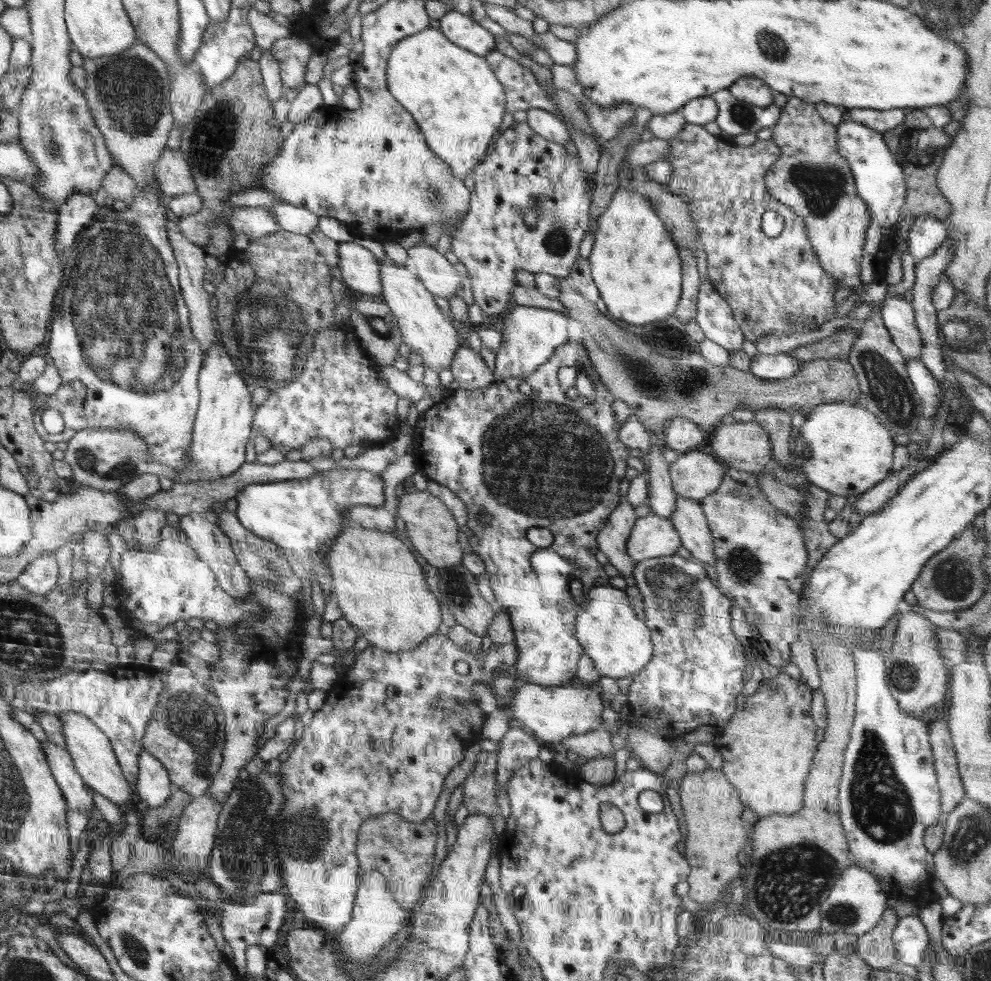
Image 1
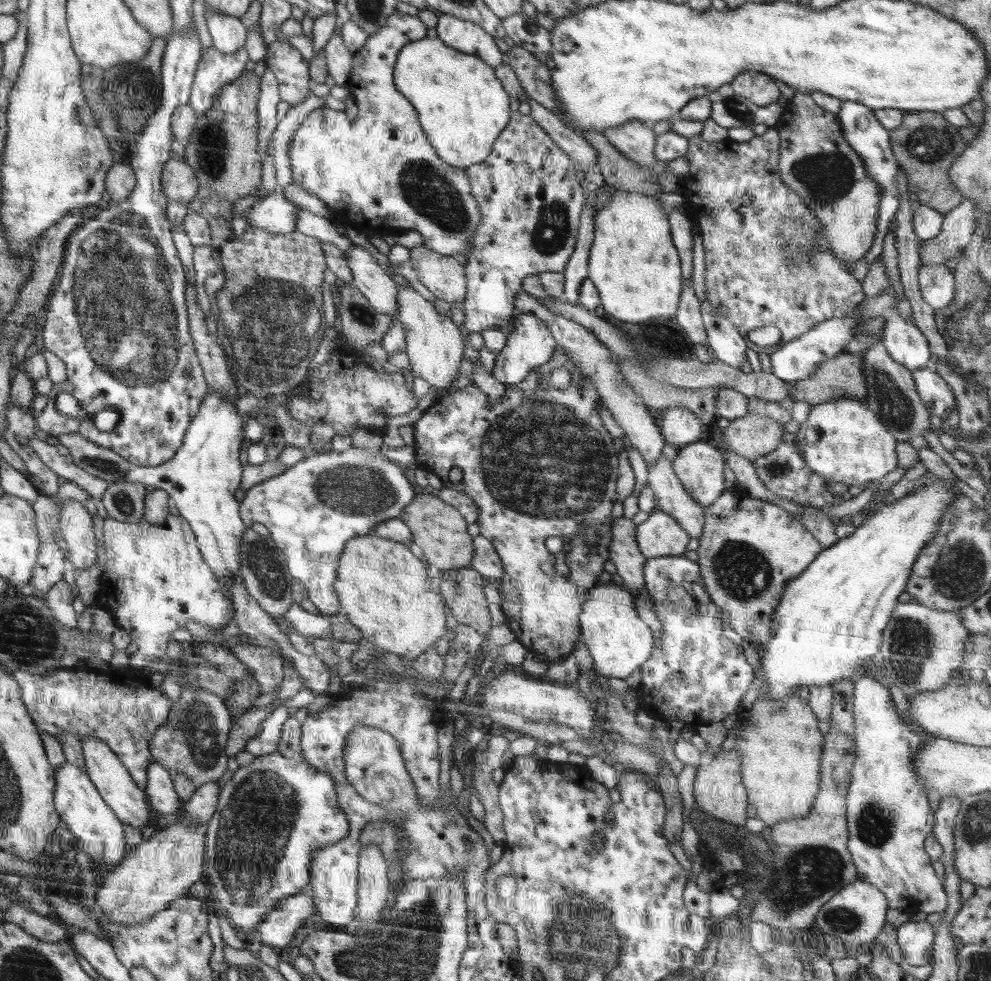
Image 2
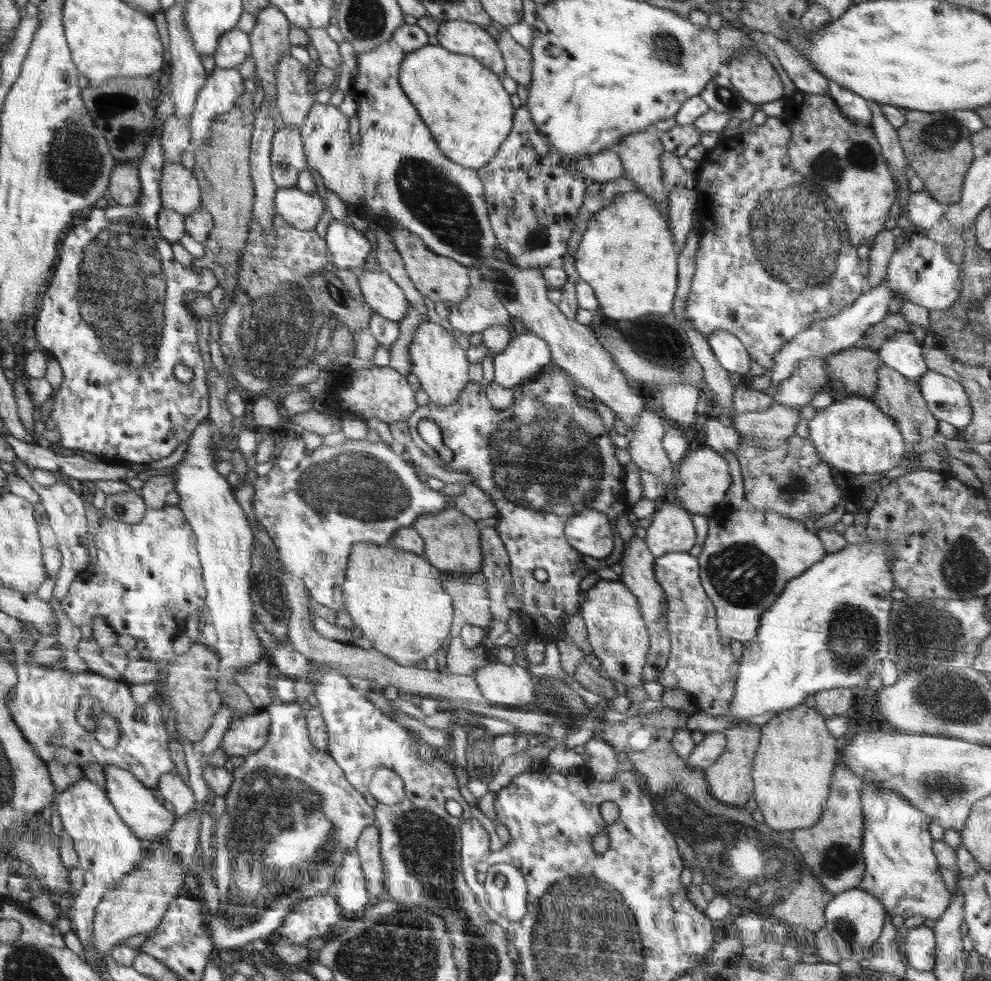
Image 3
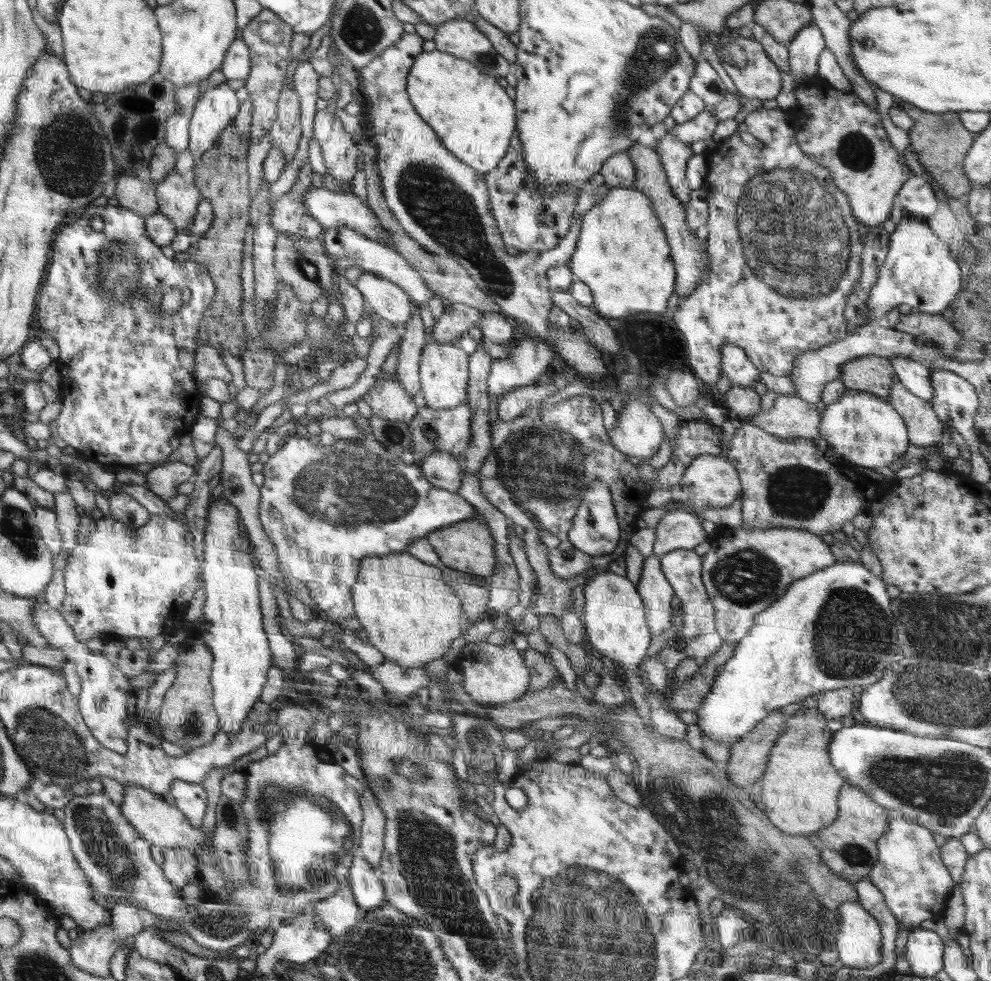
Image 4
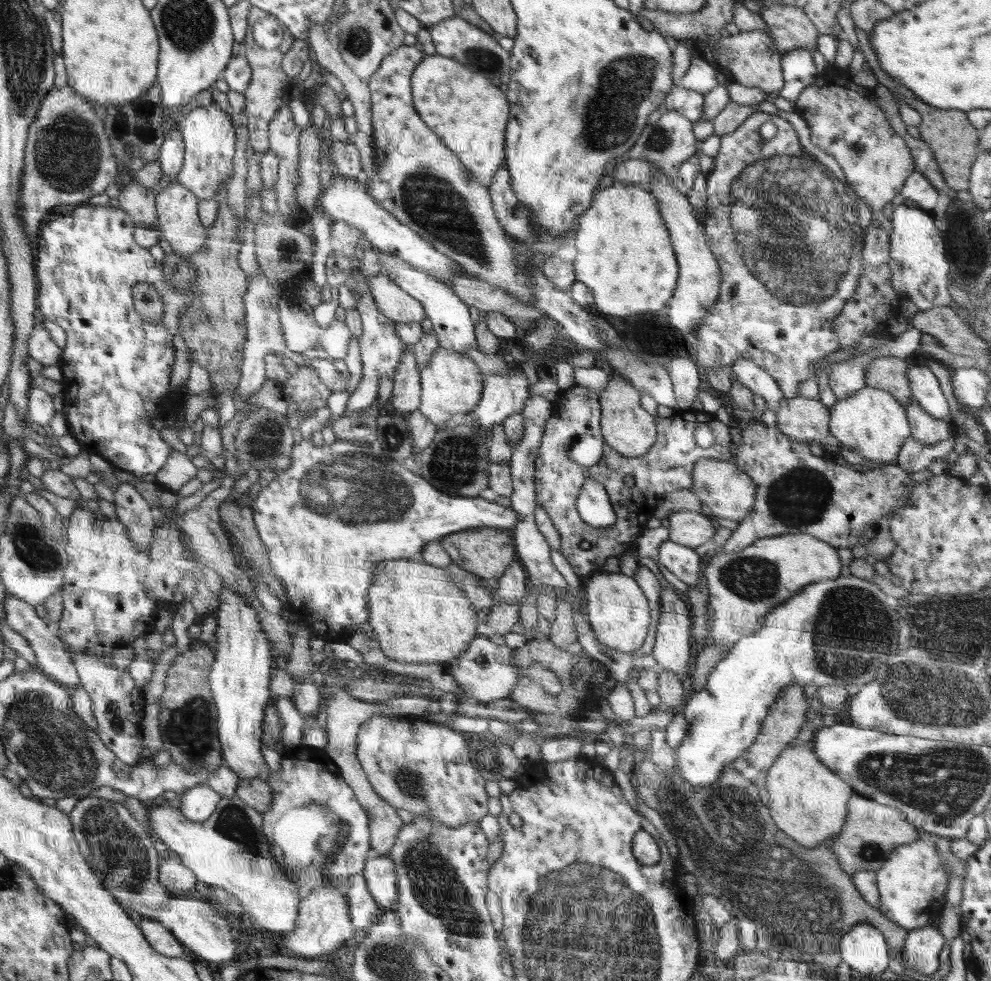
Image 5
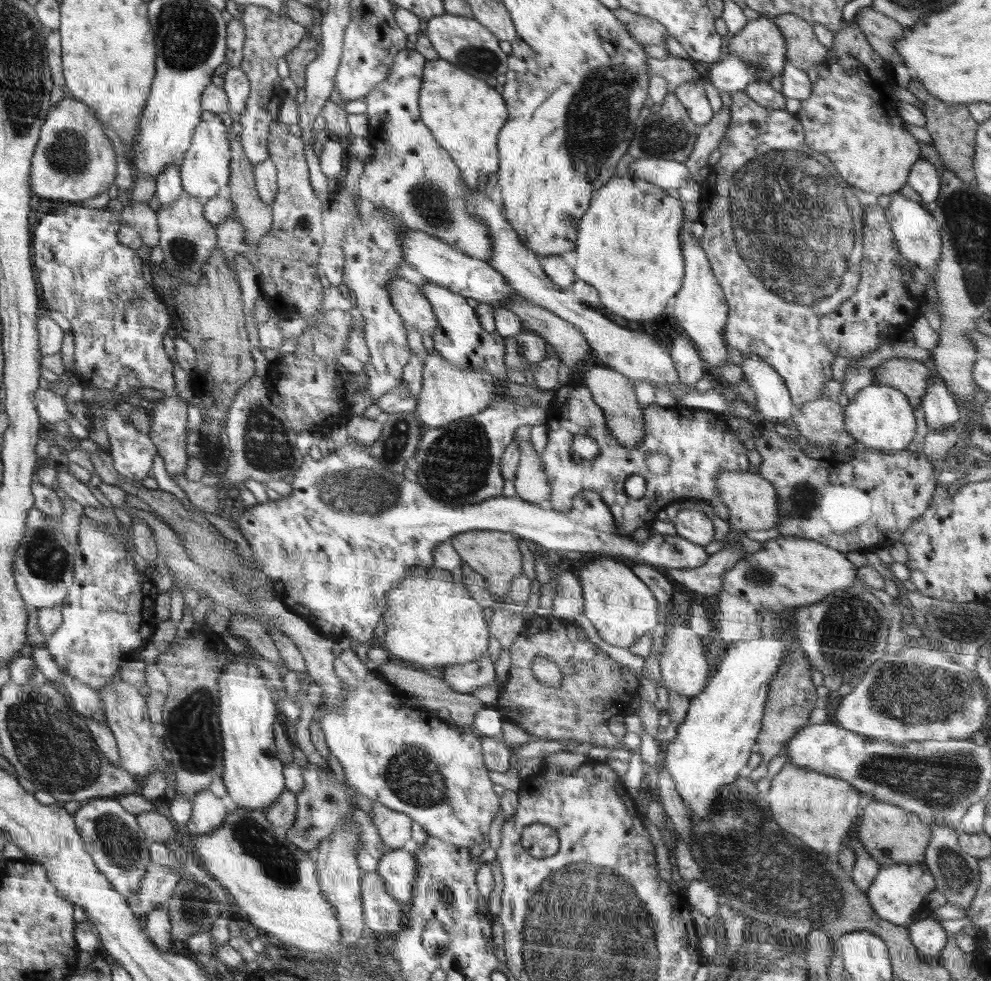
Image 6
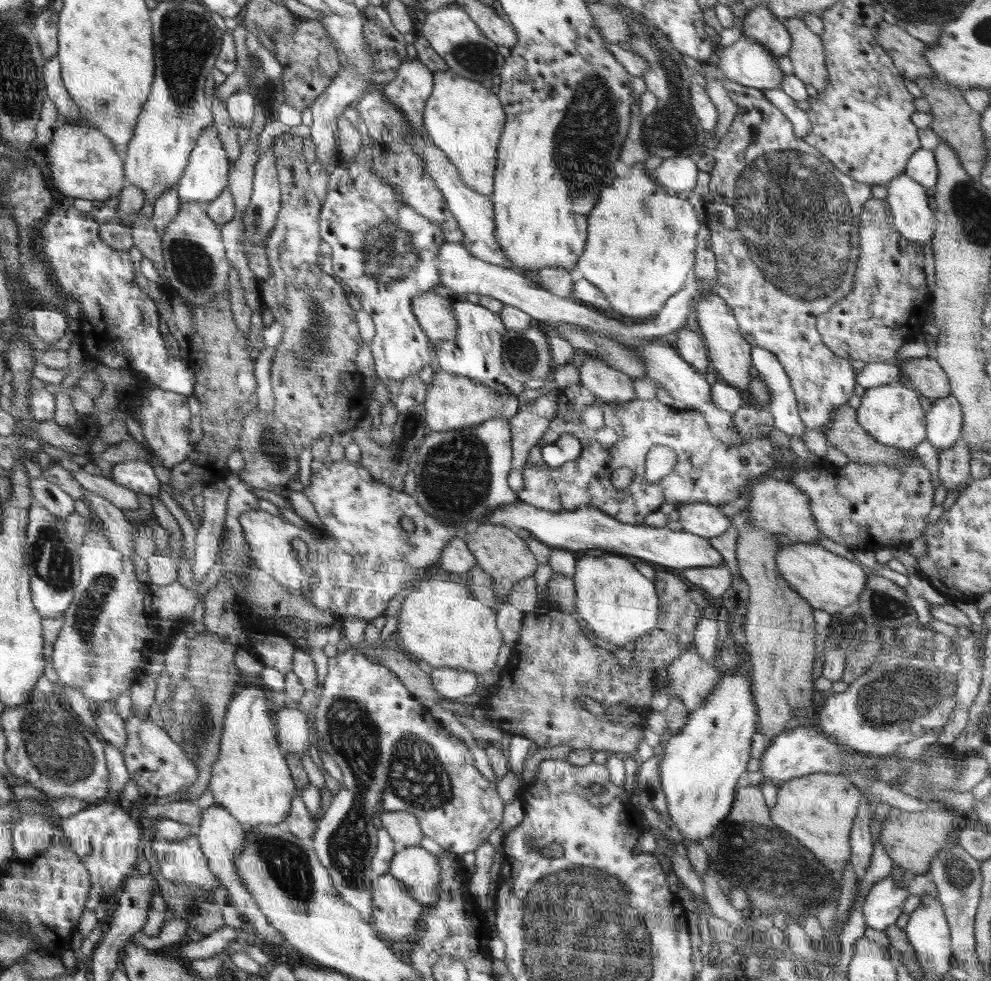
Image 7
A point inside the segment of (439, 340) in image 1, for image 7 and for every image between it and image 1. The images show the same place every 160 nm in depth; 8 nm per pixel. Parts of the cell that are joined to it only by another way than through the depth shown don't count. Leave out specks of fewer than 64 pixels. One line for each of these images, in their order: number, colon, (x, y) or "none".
2: (434, 346)
3: (441, 366)
4: (443, 369)
5: (451, 384)
6: (449, 394)
7: (453, 402)

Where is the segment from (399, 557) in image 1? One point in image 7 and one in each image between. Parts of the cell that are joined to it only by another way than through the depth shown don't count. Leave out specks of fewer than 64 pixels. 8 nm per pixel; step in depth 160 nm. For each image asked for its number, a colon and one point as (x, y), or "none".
2: (385, 590)
3: (395, 600)
4: (407, 612)
5: (419, 615)
6: (430, 621)
7: (439, 622)

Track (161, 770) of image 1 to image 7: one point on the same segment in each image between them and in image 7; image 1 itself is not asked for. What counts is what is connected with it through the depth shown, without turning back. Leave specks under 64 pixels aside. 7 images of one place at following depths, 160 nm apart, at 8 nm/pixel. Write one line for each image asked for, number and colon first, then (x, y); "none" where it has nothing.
2: (159, 785)
3: (172, 788)
4: (190, 797)
5: (197, 804)
6: (208, 811)
7: (221, 837)

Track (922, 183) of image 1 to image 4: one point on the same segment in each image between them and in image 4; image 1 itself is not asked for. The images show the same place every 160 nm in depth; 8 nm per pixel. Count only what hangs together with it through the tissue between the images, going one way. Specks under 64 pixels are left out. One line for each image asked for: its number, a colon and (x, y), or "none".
2: (925, 145)
3: (936, 146)
4: (940, 142)

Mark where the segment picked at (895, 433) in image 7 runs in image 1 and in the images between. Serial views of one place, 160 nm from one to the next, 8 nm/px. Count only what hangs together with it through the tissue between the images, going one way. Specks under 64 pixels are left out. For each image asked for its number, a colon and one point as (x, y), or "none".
1: (842, 447)
2: (842, 440)
3: (853, 435)
4: (862, 428)
5: (871, 422)
6: (880, 417)

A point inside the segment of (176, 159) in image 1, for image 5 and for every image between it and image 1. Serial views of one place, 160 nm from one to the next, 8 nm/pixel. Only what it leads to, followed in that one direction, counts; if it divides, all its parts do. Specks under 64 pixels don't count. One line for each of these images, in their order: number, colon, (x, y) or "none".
2: (180, 182)
3: (179, 190)
4: (178, 200)
5: (177, 207)

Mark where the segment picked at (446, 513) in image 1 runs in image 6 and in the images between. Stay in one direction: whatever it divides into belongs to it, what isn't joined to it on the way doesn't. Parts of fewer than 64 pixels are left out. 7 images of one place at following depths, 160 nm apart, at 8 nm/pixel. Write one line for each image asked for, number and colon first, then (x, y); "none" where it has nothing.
2: (438, 530)
3: (452, 540)
4: (468, 546)
5: (485, 551)
6: (494, 554)

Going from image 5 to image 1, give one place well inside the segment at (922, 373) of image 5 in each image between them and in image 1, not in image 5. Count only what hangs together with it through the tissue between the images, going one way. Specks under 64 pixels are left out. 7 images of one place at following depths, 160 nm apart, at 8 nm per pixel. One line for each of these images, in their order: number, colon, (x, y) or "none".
1: (898, 315)
2: (904, 341)
3: (902, 352)
4: (916, 377)

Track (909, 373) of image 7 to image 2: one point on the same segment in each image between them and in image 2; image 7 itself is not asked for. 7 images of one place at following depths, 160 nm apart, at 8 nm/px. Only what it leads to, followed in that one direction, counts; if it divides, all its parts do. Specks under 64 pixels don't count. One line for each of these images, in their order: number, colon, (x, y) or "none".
2: (842, 377)
3: (852, 371)
4: (873, 374)
5: (889, 373)
6: (911, 377)

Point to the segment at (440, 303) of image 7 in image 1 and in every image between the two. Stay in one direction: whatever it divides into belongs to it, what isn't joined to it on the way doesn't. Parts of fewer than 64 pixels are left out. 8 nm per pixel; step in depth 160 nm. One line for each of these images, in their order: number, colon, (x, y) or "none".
1: (360, 270)
2: (377, 285)
3: (383, 295)
4: (382, 296)
5: (394, 302)
6: (413, 307)

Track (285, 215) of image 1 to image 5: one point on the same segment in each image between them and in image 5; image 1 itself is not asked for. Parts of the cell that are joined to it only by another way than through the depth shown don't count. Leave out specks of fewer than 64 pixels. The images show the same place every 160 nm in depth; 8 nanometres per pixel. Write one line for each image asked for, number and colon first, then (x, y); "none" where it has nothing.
2: (318, 227)
3: (349, 248)
4: (345, 248)
5: (455, 330)

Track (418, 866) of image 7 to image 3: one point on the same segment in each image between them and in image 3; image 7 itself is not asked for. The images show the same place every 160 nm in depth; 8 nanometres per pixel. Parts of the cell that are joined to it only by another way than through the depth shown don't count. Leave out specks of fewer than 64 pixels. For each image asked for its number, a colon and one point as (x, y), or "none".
3: (351, 888)
4: (366, 882)
5: (382, 880)
6: (399, 868)

